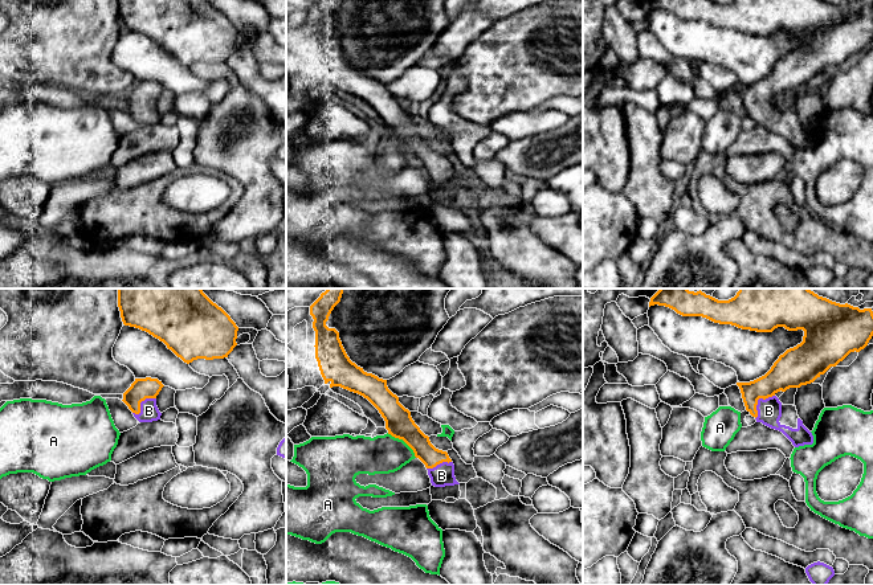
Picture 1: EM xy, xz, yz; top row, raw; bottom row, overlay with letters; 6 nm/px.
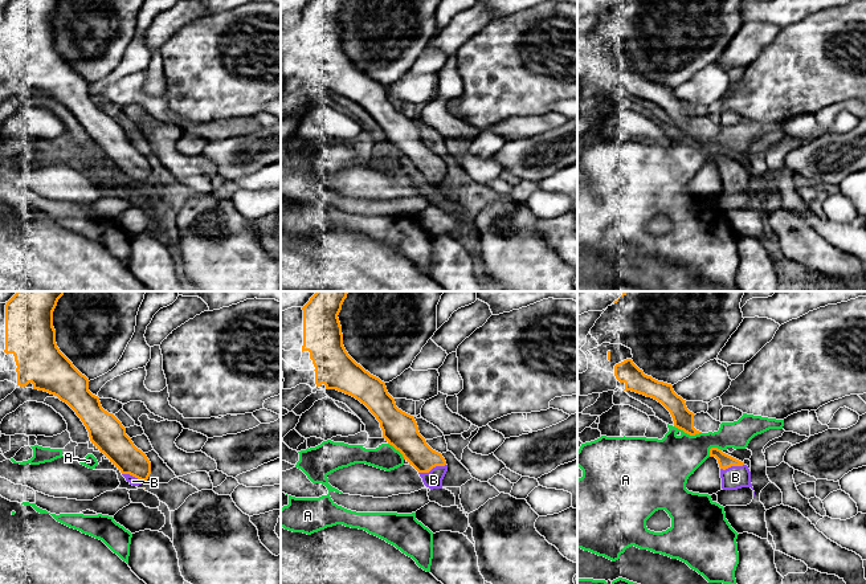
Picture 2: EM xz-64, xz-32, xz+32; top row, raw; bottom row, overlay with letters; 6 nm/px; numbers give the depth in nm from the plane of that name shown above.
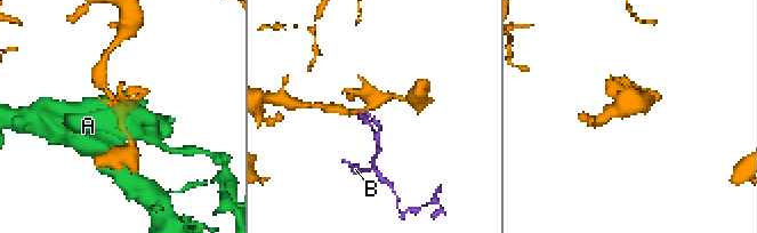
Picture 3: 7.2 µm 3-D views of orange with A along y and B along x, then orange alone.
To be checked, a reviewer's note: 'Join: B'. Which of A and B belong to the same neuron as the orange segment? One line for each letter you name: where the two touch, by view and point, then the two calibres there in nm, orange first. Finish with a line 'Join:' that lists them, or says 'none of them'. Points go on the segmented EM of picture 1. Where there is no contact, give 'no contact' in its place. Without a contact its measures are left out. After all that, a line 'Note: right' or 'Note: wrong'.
B: meets orange in yz at (757, 401); 190 nm thick on the orange side, 140 nm on the other
Join: B
Note: right

